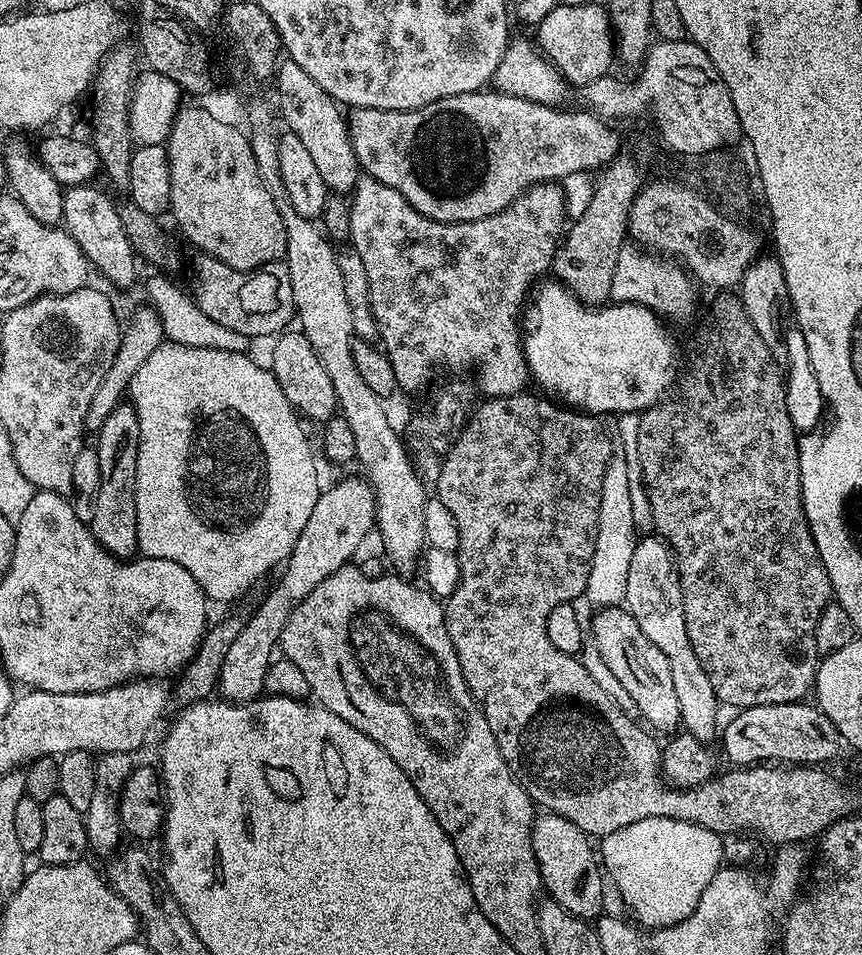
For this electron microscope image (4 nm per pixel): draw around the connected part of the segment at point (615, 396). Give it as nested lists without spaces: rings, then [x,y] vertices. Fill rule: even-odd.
[[[559,282],[543,284],[535,289],[530,304],[532,329],[529,332],[527,329],[523,337],[528,371],[531,379],[540,383],[541,393],[561,405],[589,414],[639,414],[669,395],[678,380],[676,340],[664,329],[665,321],[661,317],[641,304],[608,302],[603,306],[589,306]]]

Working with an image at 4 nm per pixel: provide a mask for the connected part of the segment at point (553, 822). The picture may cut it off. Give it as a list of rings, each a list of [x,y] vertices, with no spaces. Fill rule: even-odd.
[[[545,811],[532,822],[532,845],[543,891],[548,892],[547,895],[558,902],[562,910],[570,910],[570,914],[583,920],[595,921],[605,911],[606,876],[602,871],[597,849],[589,836],[578,830],[574,822],[566,822],[566,818]]]

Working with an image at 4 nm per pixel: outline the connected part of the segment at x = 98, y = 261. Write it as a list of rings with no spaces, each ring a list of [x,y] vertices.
[[[91,183],[80,184],[77,188],[65,191],[62,227],[72,235],[74,242],[78,242],[82,254],[95,271],[97,268],[114,287],[128,288],[136,280],[138,255],[127,236],[123,222],[118,218],[115,209],[117,201],[108,197],[102,189],[92,187],[96,186]]]

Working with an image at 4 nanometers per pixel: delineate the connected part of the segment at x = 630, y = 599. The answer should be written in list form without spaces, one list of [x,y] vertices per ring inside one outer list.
[[[655,534],[637,539],[629,565],[624,606],[638,622],[642,634],[665,655],[677,694],[679,716],[685,731],[699,741],[710,744],[718,736],[718,710],[720,703],[714,694],[709,675],[698,662],[698,656],[690,646],[686,631],[685,608],[682,606],[680,577],[675,570],[675,559],[670,547]]]

